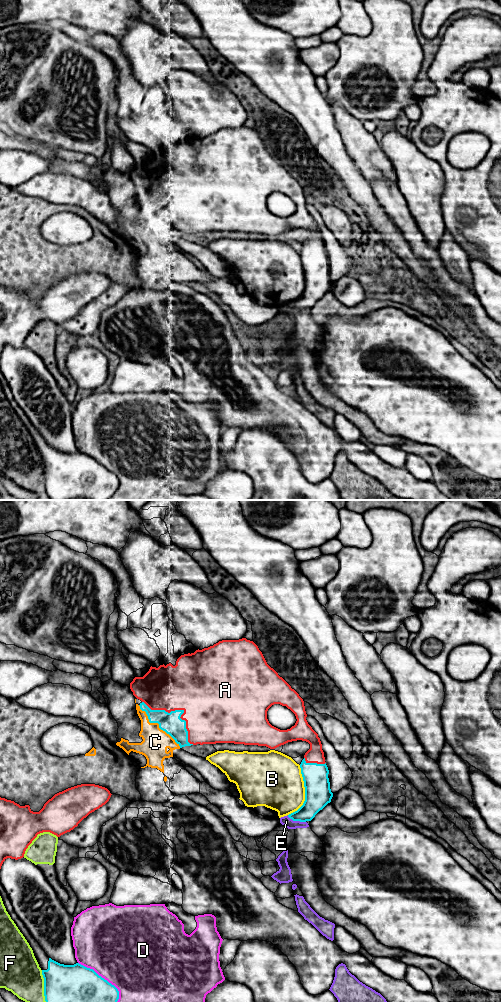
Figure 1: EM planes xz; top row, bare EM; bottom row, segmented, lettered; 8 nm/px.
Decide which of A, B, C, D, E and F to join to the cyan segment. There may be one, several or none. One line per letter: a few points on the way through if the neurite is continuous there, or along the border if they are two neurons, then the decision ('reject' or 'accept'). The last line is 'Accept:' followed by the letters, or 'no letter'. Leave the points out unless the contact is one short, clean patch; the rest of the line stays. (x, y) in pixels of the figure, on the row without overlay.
A: accept
B: reject
C: reject
D: reject
E: along xz (287, 303), (293, 308), (305, 310) | reject
F: reject
Accept: A

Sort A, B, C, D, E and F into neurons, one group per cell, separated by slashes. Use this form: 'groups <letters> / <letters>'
groups A / B / C / D / E F

